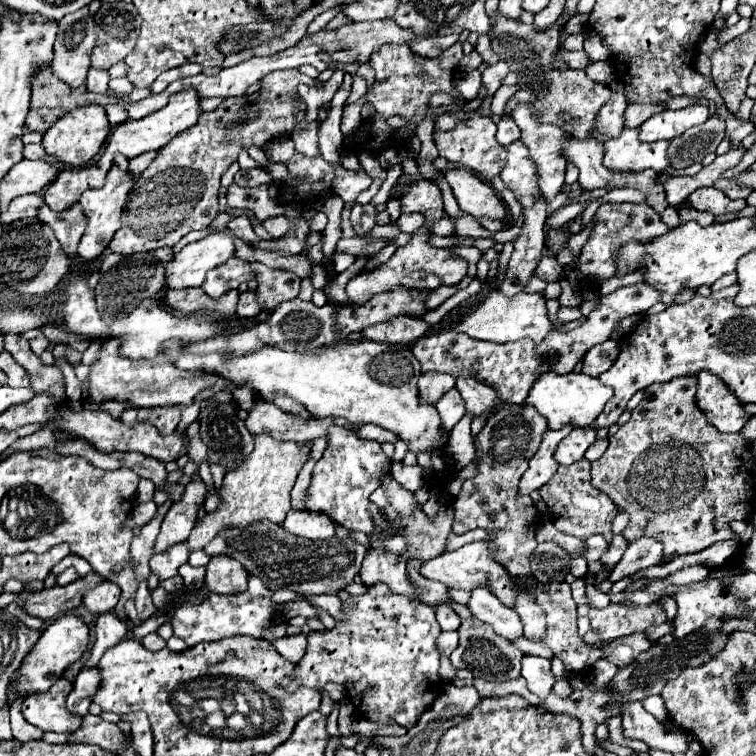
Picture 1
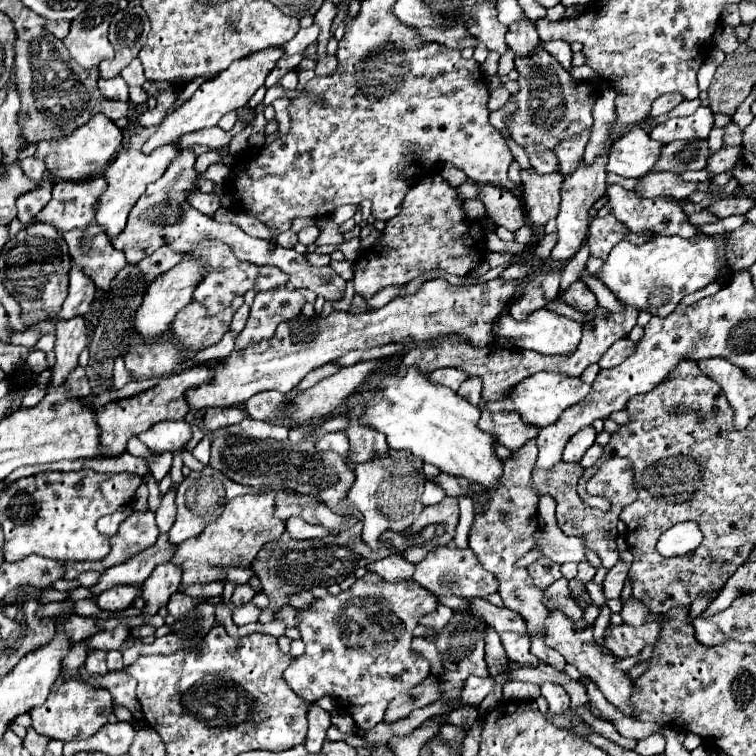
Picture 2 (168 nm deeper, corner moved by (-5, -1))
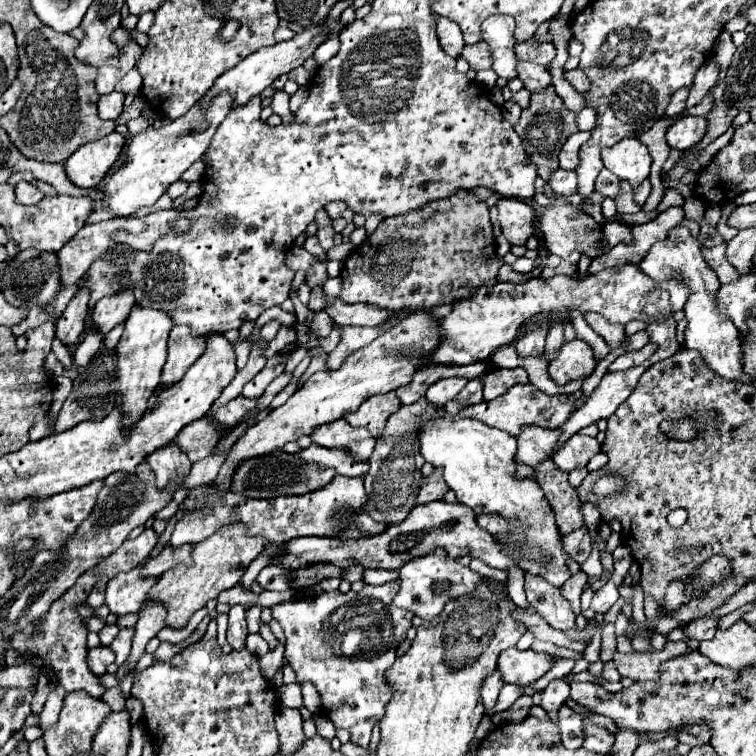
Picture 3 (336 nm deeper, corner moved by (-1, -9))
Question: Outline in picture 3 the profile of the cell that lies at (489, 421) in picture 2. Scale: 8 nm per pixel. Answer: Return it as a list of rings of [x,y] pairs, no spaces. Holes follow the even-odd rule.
[[[522,427],[518,435],[518,451],[516,461],[534,465],[542,459],[550,457],[550,447],[554,447],[554,439],[558,439],[558,429],[542,429],[542,427]]]

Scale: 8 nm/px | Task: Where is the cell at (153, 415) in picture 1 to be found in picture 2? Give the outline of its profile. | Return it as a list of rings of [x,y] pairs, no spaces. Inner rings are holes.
[[[162,421],[138,435],[138,439],[156,455],[164,451],[178,451],[188,445],[192,439],[192,429],[186,421]]]

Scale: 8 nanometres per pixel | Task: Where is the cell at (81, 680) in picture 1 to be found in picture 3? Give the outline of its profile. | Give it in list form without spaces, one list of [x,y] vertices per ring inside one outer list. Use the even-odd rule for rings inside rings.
[[[98,647],[98,649],[90,649],[88,653],[88,667],[94,675],[102,677],[106,673],[106,667],[114,663],[114,653],[108,647]]]

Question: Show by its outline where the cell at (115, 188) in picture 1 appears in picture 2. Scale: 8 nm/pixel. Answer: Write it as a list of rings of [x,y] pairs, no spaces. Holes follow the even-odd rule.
[[[144,127],[136,137],[132,137],[120,151],[118,155],[114,157],[114,161],[108,165],[104,177],[106,177],[106,183],[108,183],[108,189],[102,193],[100,197],[100,205],[96,207],[96,221],[100,225],[106,227],[106,235],[112,239],[116,235],[120,235],[126,227],[126,219],[128,219],[128,213],[130,209],[136,205],[136,201],[140,199],[140,195],[146,191],[146,187],[150,183],[154,183],[156,179],[160,179],[164,175],[164,171],[170,167],[172,159],[178,157],[180,153],[180,147],[176,143],[172,145],[164,145],[156,151],[152,151],[148,157],[142,153],[142,145],[144,141],[156,131],[156,127]]]

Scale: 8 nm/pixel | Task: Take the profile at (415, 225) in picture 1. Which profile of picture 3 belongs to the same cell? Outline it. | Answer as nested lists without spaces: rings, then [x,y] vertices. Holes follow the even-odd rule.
[[[342,243],[342,245],[334,245],[326,255],[328,255],[328,259],[338,259],[338,261],[344,261],[348,255],[350,255],[350,251],[354,249],[354,245],[352,243]]]

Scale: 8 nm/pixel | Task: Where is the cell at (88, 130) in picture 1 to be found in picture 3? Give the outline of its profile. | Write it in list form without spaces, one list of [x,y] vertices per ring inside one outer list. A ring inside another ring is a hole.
[[[110,133],[98,141],[86,143],[78,147],[62,165],[66,171],[66,177],[76,187],[96,187],[108,169],[114,165],[116,157],[120,155],[126,139],[120,133]]]

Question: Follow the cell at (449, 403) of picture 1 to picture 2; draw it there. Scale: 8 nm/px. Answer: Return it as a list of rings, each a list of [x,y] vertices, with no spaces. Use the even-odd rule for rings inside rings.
[[[466,379],[458,389],[458,395],[468,399],[472,405],[480,403],[480,399],[482,399],[480,393],[482,393],[482,381],[480,379]]]

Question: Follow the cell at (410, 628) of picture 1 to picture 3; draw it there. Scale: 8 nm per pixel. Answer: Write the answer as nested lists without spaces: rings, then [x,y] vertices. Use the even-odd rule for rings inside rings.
[[[394,579],[384,585],[364,585],[354,593],[322,593],[318,597],[296,599],[272,607],[272,617],[284,629],[286,635],[286,661],[296,671],[296,683],[314,683],[322,699],[322,715],[326,715],[336,727],[350,733],[350,741],[368,749],[372,725],[382,719],[384,707],[390,701],[390,685],[384,679],[384,671],[394,663],[394,649],[406,639],[406,631],[412,627],[412,611],[400,609],[392,603],[400,591],[400,581]]]

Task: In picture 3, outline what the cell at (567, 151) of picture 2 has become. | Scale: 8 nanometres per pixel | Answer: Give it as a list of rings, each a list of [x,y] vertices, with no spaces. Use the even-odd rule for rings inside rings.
[[[578,131],[574,135],[568,137],[568,141],[564,143],[562,151],[560,151],[560,167],[562,169],[576,169],[578,165],[578,151],[582,147],[582,143],[586,143],[590,139],[590,131]]]

